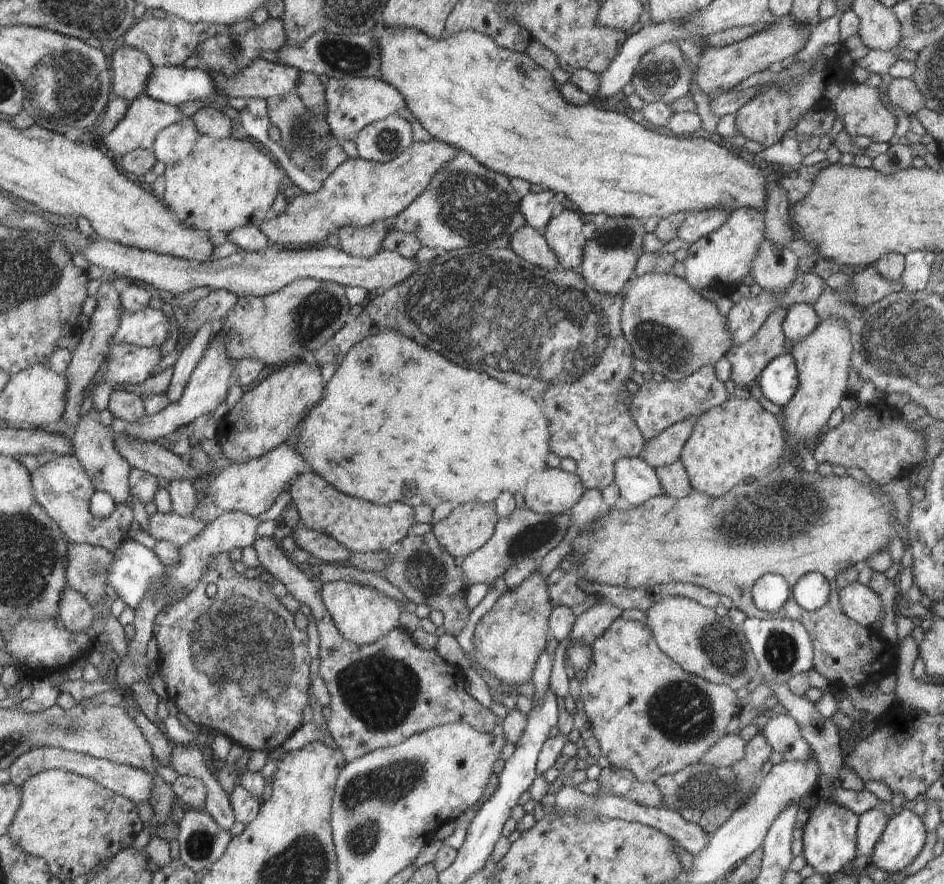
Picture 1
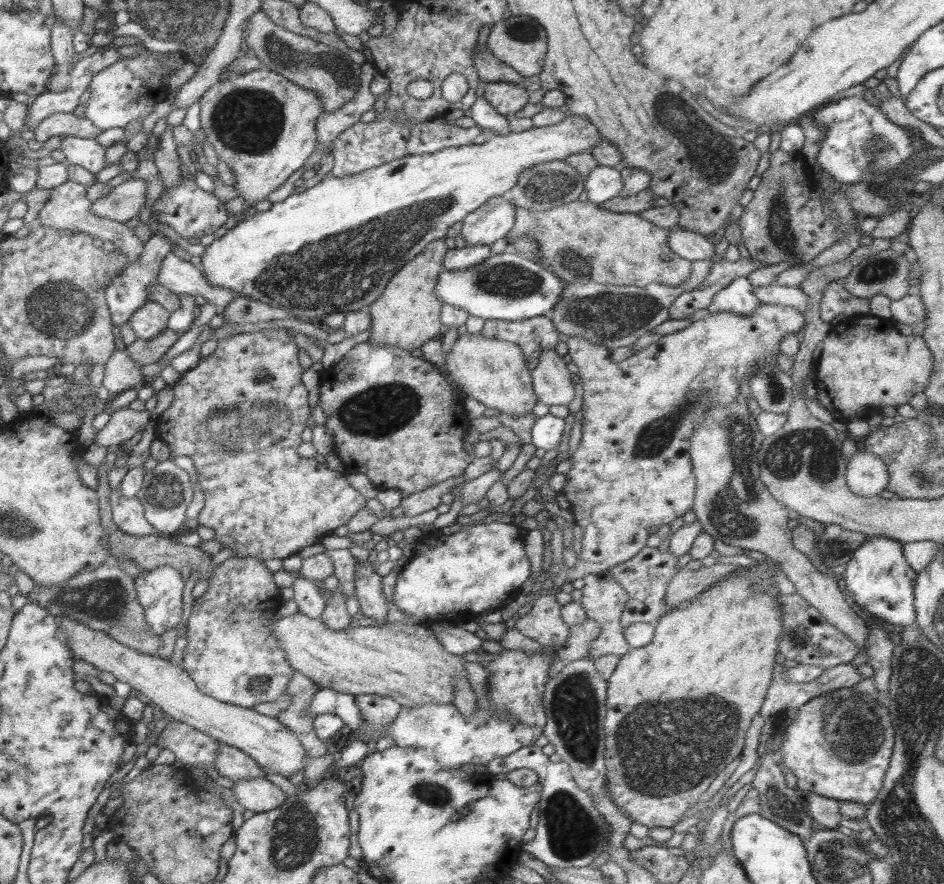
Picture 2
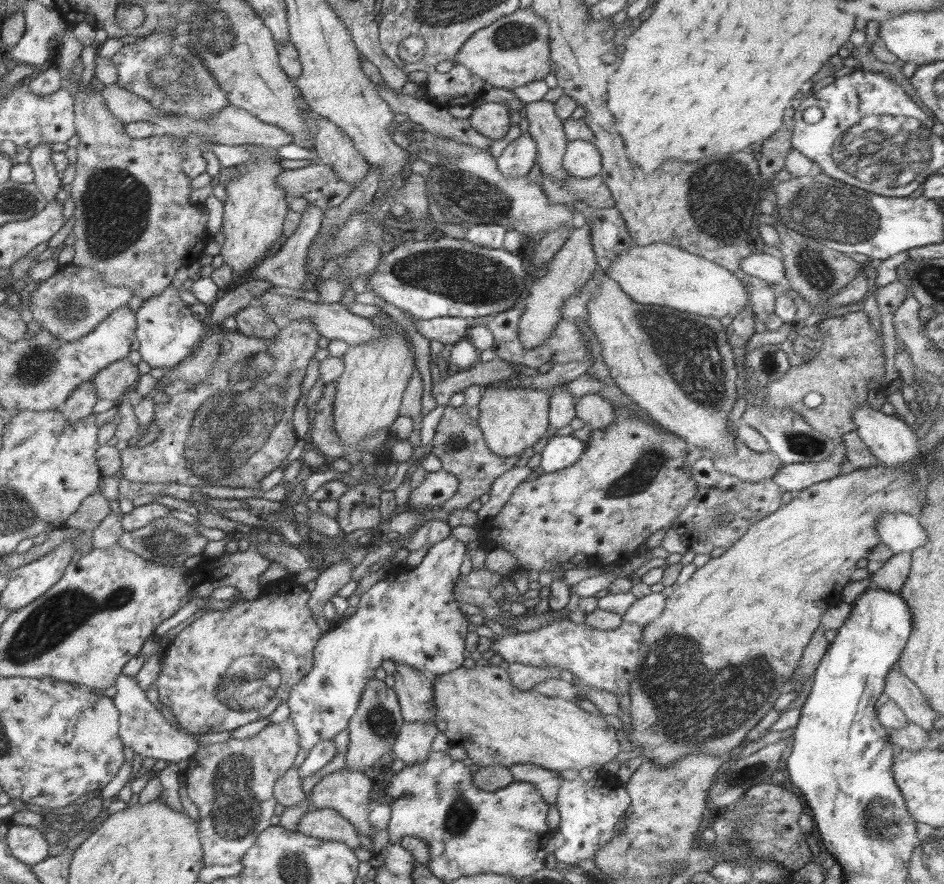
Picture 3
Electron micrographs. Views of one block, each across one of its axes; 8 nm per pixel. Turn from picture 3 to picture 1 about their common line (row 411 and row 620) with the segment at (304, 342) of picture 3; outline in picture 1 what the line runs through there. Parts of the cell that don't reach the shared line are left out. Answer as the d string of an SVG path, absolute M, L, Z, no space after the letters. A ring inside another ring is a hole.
M218 554L212 556L208 562L208 568L204 570L200 582L192 591L174 602L172 606L168 606L156 616L153 626L153 635L156 638L159 650L159 658L157 659L158 672L165 683L167 700L173 702L178 710L182 710L184 714L190 717L190 720L198 726L207 727L210 732L219 734L224 732L229 739L241 745L244 749L250 751L270 752L282 748L282 744L292 736L295 730L302 726L302 712L308 700L308 688L311 686L310 662L311 658L308 654L308 635L305 631L298 630L294 624L294 615L282 605L280 600L272 592L267 578L250 579L245 574L238 573L234 569L233 563L230 561L228 554Z

